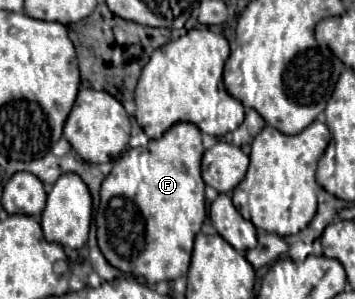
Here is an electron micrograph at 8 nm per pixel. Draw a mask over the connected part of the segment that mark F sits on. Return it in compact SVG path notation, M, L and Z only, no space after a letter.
M175 123L149 145L127 149L113 165L101 185L101 203L97 209L97 239L101 253L123 273L141 275L147 281L177 279L187 273L193 239L205 219L205 183L201 179L201 131L193 123Z

